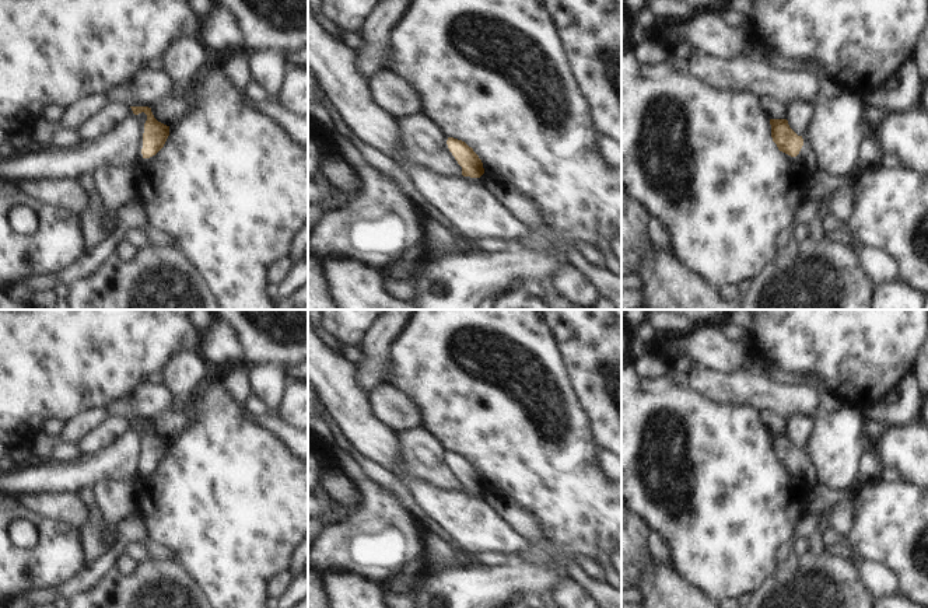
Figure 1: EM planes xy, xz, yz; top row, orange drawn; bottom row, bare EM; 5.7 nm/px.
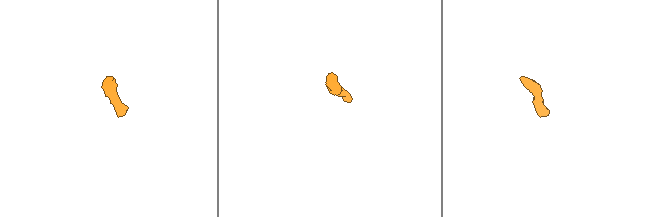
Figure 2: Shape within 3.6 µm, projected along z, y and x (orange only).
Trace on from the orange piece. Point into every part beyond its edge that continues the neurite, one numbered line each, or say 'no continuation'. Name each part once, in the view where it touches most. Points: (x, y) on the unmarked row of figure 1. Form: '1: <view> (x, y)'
1: yz (806, 471)

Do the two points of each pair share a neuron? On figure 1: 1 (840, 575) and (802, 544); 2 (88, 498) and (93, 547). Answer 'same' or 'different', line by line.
1: different
2: same

